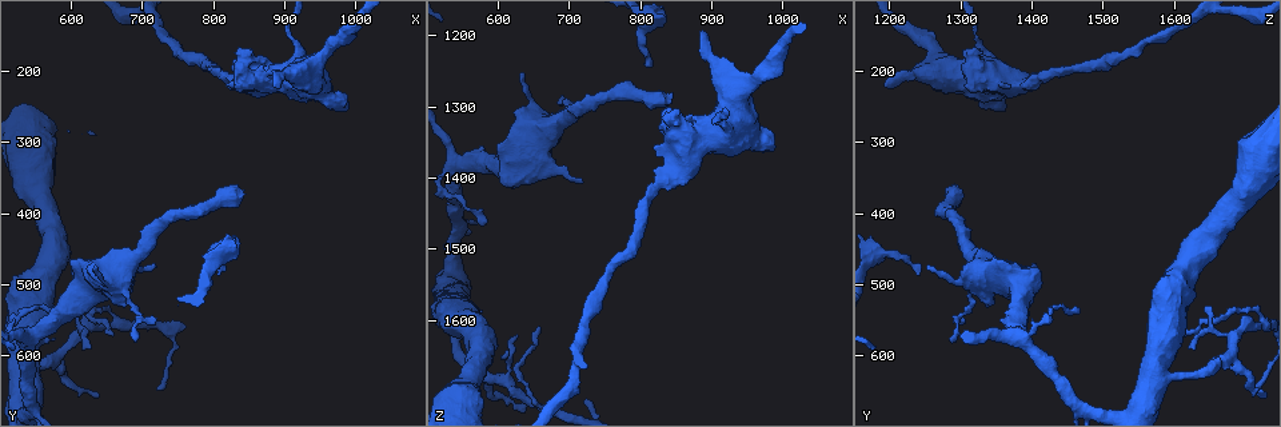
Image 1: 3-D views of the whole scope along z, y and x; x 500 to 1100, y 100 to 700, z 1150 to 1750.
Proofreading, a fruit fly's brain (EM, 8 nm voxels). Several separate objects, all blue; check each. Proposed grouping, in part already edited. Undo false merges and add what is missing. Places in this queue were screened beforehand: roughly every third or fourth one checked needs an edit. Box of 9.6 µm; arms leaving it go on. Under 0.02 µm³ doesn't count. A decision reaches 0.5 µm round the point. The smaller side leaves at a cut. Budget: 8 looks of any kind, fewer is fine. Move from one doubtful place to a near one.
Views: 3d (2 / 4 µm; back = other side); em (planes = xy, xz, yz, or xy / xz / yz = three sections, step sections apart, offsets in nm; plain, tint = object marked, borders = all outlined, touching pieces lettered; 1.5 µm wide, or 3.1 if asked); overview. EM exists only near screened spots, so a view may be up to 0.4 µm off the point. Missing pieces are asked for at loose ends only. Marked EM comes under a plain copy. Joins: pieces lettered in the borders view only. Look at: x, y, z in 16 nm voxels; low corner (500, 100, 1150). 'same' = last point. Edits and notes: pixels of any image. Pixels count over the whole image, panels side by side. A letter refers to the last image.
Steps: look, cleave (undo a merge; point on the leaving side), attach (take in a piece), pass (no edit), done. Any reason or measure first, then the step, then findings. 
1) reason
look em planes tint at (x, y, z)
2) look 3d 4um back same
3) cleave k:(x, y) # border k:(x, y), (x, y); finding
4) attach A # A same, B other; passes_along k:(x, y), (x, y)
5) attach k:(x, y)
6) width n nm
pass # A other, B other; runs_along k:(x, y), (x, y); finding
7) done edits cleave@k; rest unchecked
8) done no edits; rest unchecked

thin arm on a thick one
look 3d 4um at (855, 220, 1390)

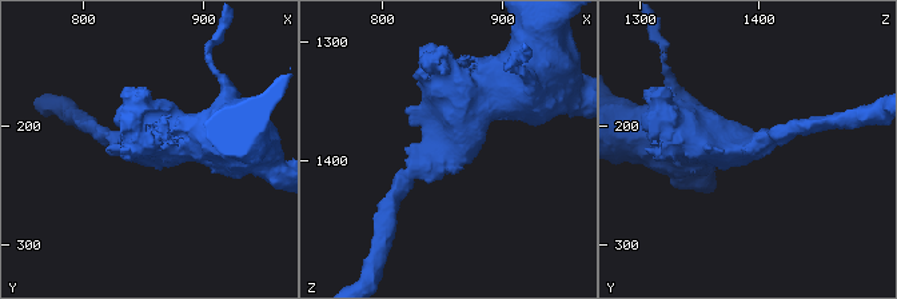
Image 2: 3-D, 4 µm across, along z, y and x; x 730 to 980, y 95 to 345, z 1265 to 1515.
shape alone is not enough
look em xz step 8 tint at (860, 220, 1384)

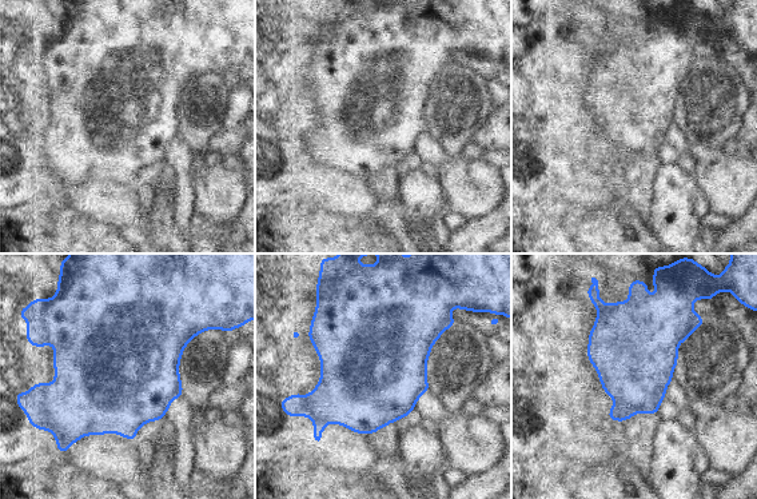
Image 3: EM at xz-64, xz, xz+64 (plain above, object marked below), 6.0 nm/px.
another direction
look em planes borders same

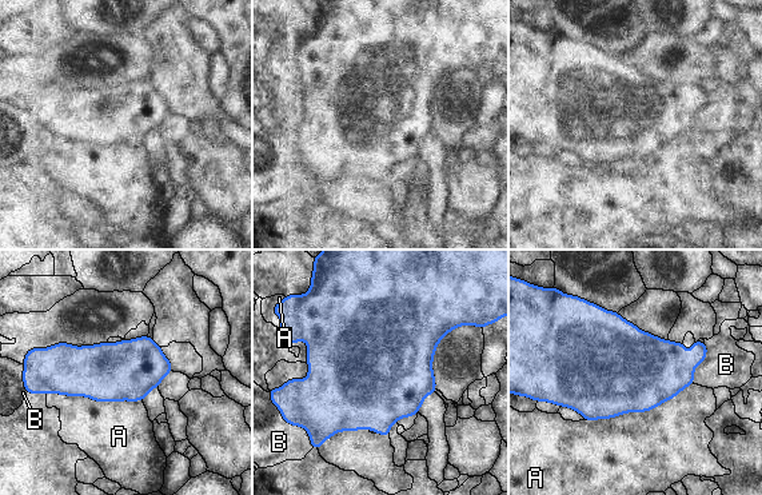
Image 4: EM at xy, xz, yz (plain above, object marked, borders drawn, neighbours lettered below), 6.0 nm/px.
pass # A other, B other; border 4:(694, 383), (646, 411), (585, 420); continuous, no second neuron

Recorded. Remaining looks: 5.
branch stops here
look 3d 2um at (635, 470, 1255)

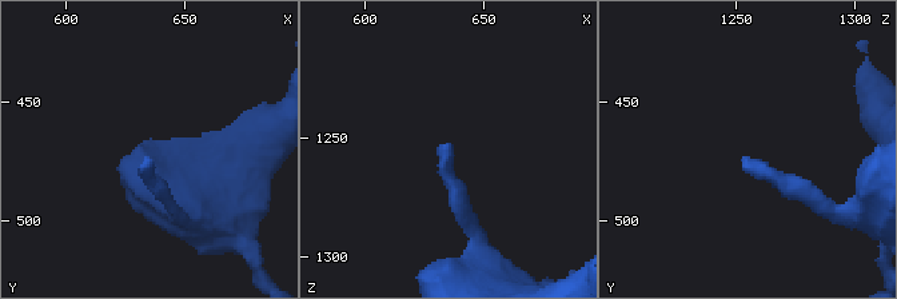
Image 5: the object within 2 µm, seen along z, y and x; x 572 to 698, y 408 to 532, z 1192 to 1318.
shape alone is not enough
look em planes borders at (634, 474, 1254)

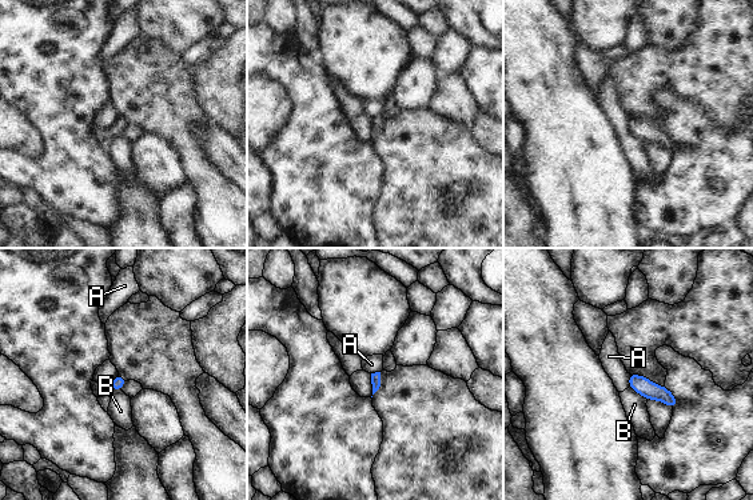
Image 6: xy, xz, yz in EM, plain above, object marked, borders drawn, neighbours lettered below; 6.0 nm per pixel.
pass # A other, B other; no lettered piece goes on from it

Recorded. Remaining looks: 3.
free end
look 3d 4um at (805, 485, 1245)

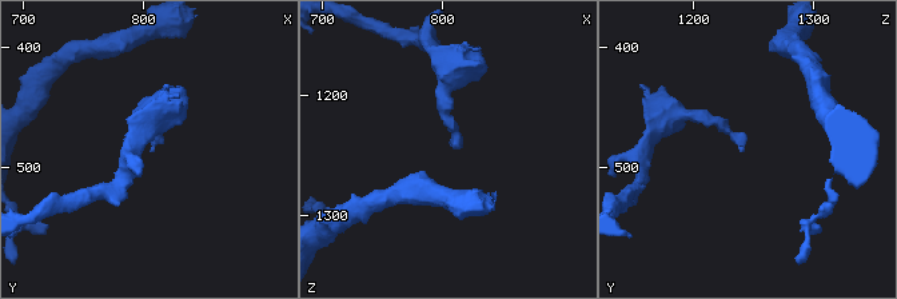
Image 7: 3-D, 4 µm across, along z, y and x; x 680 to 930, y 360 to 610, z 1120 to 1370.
now the EM
look em xy step 4 borders at (808, 486, 1240)

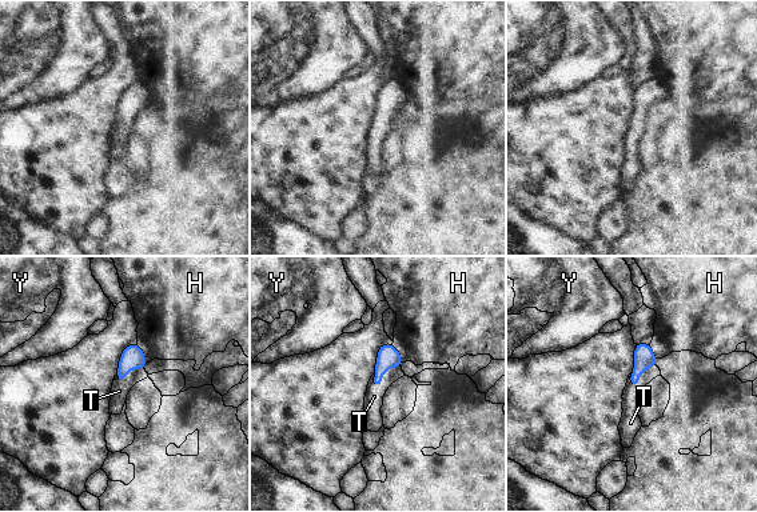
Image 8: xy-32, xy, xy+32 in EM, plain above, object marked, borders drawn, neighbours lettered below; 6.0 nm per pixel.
look em xz step 4 borders same

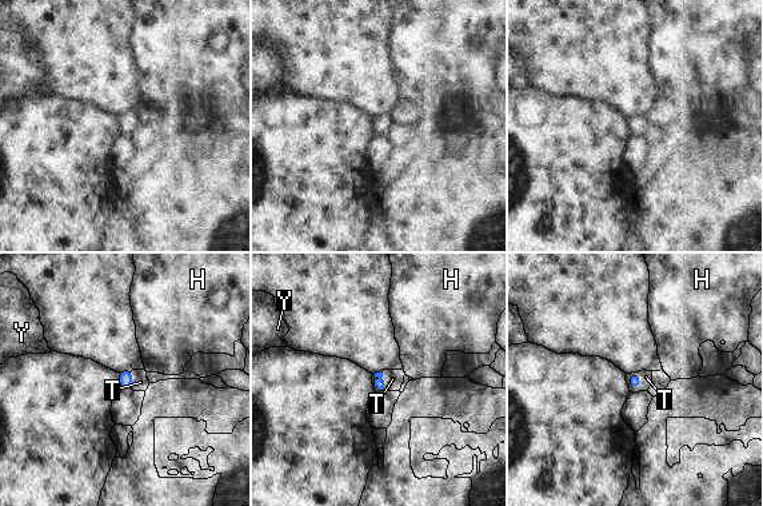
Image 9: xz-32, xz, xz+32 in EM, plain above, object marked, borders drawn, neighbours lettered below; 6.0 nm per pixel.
attach T # H other, T same, Y other; the neuron continues

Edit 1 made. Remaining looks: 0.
done edits attach@9; rest unchecked

